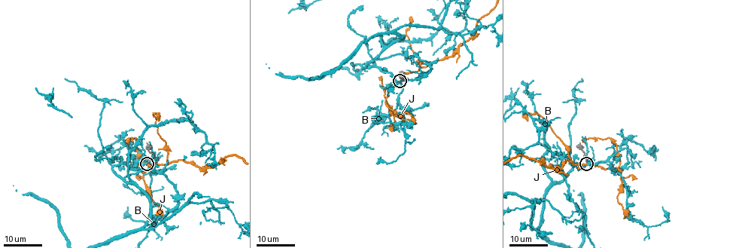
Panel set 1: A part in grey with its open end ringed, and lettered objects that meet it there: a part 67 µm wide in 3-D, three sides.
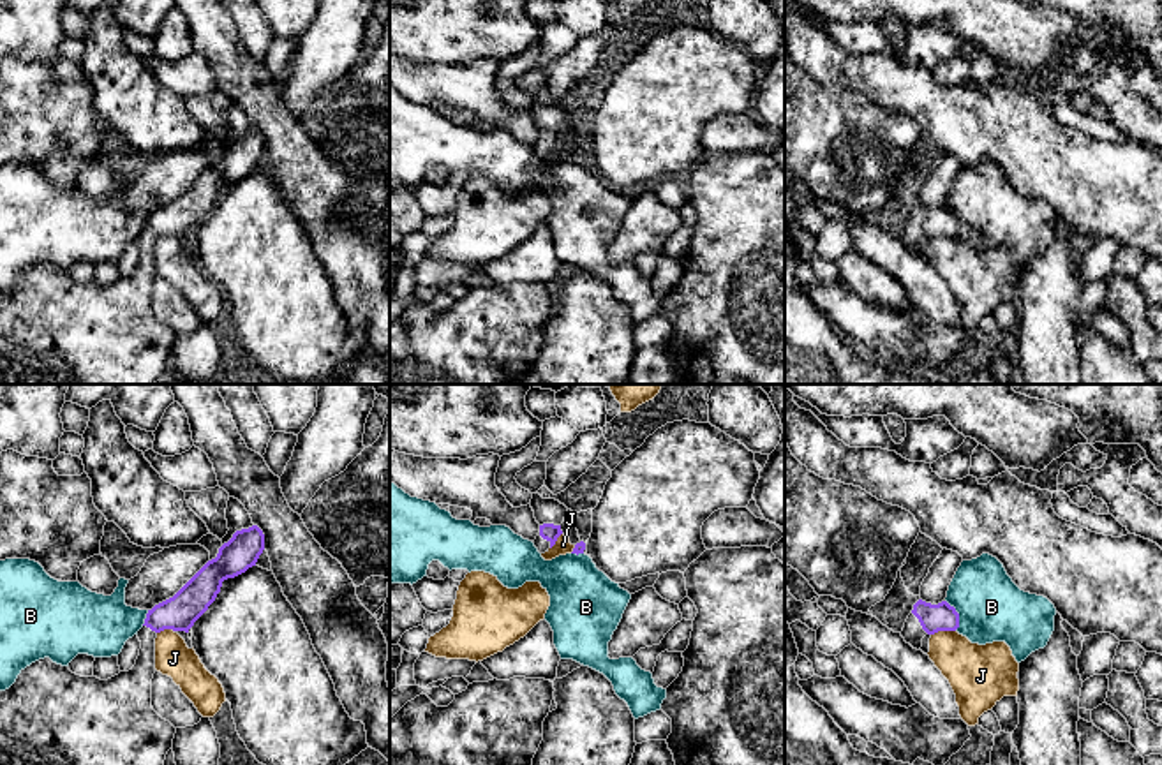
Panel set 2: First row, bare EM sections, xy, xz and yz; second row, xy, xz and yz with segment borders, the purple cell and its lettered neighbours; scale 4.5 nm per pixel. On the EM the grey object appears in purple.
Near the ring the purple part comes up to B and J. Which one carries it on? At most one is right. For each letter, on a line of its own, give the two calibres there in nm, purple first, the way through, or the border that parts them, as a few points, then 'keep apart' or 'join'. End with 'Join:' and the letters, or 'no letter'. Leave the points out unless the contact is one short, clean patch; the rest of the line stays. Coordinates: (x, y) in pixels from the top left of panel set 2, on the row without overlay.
B: 130 nm thick on the purple side, 300 nm on the other; border along yz (945, 205), (958, 219), (956, 235); keep apart
J: 130 nm thick on the purple side, 260 nm on the other; border along yz (954, 235), (938, 235), (931, 240); keep apart
Join: no letter

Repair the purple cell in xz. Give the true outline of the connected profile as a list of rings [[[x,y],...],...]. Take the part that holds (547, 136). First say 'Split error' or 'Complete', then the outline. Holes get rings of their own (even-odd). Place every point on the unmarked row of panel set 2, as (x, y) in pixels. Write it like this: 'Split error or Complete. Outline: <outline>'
Split error. Outline: [[[538,97],[533,99],[531,113],[540,129],[540,137],[533,146],[540,159],[548,157],[557,143],[562,139],[561,129],[564,127],[568,113],[555,104],[543,104]]]

